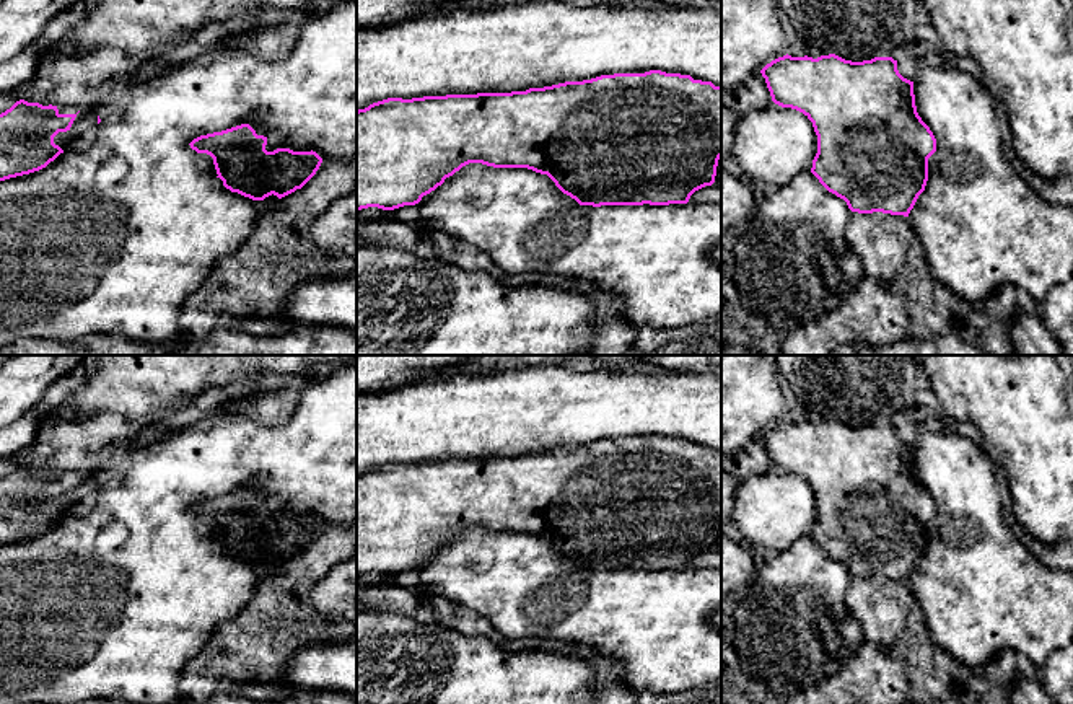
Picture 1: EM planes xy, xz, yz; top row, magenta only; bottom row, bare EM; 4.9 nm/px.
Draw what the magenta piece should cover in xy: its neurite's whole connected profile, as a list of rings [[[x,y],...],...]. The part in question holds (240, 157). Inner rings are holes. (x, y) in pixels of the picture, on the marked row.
[[[249,124],[200,135],[189,145],[213,158],[217,178],[226,189],[252,200],[264,200],[272,194],[282,199],[301,189],[322,163],[313,150],[267,152],[267,137],[257,135]]]

